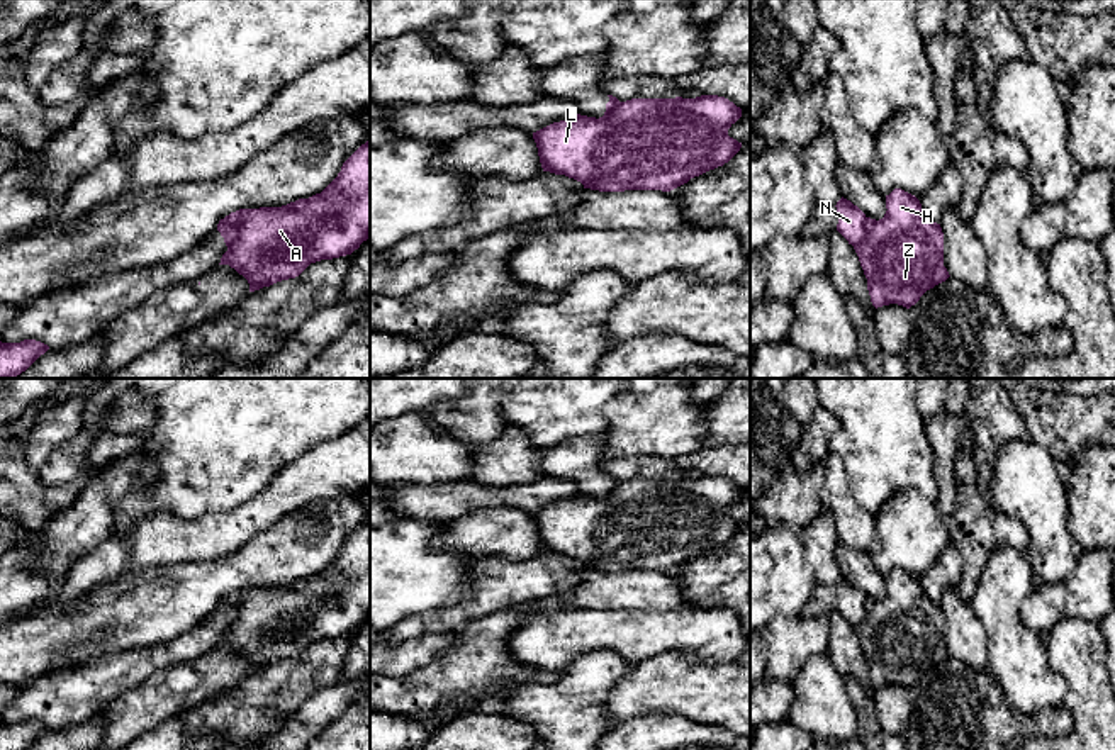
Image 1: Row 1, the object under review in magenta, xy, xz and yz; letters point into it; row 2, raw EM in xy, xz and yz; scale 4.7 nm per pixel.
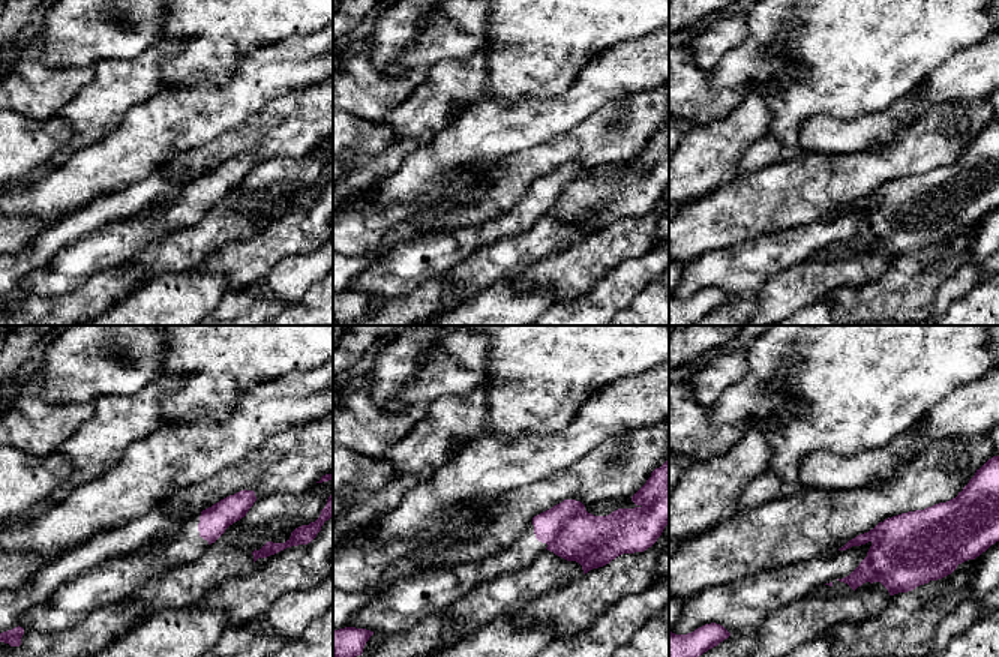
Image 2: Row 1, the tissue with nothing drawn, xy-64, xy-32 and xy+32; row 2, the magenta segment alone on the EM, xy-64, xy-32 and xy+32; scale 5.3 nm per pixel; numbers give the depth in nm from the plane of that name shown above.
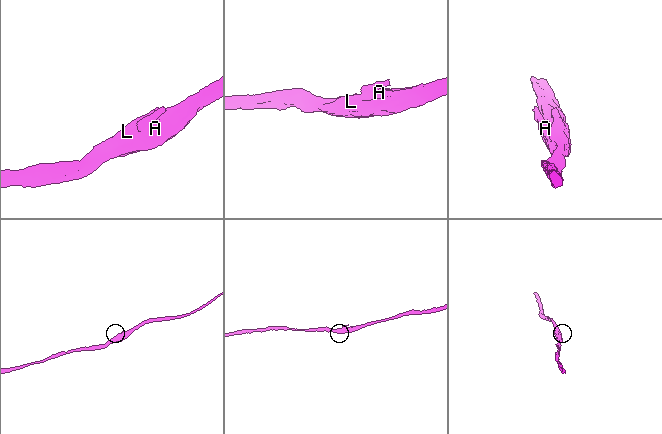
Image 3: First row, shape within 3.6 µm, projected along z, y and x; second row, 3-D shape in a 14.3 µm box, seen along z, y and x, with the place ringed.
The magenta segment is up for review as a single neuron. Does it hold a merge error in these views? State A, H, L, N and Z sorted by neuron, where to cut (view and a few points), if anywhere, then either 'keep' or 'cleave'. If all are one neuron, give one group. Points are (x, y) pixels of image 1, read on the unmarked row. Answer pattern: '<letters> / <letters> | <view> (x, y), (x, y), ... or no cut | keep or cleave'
A H L Z / N | xy (253, 589), (243, 599), (236, 618), (228, 626) | cleave

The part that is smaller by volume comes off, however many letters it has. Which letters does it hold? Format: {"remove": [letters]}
{"remove": ["N"]}

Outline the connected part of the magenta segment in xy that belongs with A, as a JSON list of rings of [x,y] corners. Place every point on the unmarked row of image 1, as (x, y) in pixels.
[[[370,519],[321,574],[248,592],[219,645],[234,648],[255,672],[299,657],[311,643],[351,635],[368,618]]]

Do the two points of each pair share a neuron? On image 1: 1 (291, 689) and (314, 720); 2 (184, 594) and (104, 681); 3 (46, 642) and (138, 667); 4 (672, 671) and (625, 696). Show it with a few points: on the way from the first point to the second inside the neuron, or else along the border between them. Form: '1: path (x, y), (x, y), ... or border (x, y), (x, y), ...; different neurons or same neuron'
1: border (336, 681), (313, 693), (275, 732); different neurons
2: border (173, 638), (106, 652), (95, 657); different neurons
3: border (136, 647), (106, 652), (60, 669); different neurons
4: path (661, 682), (637, 694); same neuron

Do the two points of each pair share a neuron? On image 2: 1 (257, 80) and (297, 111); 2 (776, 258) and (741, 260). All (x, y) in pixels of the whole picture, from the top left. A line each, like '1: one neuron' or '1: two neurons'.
1: two neurons
2: one neuron

